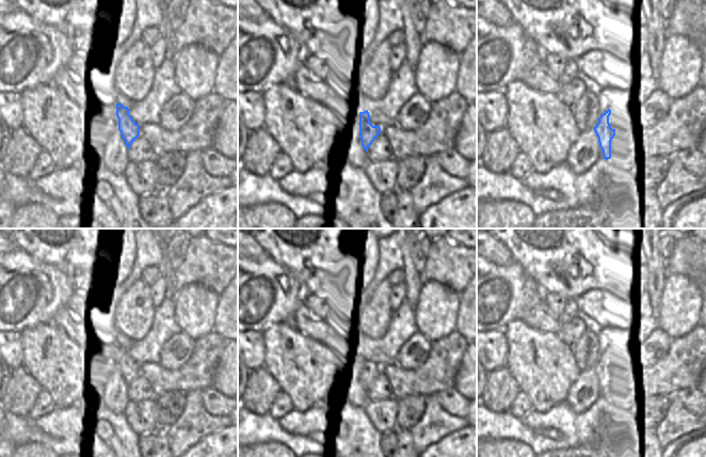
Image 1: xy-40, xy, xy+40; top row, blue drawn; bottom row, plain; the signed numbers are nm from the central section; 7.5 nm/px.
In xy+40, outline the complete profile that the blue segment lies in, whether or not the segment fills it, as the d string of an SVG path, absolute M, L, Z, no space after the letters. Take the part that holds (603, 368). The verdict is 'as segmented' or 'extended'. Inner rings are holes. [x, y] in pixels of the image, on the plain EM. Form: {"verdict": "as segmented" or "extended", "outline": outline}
{"verdict": "extended", "outline": "M610 348L605 350L598 357L598 362L593 367L598 377L599 387L603 391L603 397L606 399L611 397L611 381L613 380L614 382L619 382L628 373L628 366L626 363L623 363L615 368L611 367L609 362L610 353Z"}

